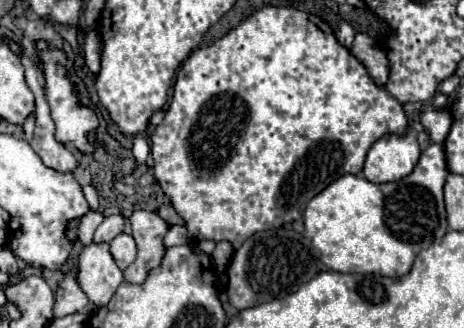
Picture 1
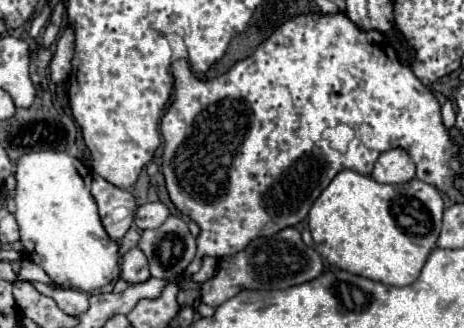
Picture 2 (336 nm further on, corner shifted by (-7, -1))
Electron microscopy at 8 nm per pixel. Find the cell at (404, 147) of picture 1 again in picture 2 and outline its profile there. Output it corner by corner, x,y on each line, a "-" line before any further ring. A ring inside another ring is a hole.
393,148
377,158
371,176
381,184
403,184
415,178
415,164
405,150

